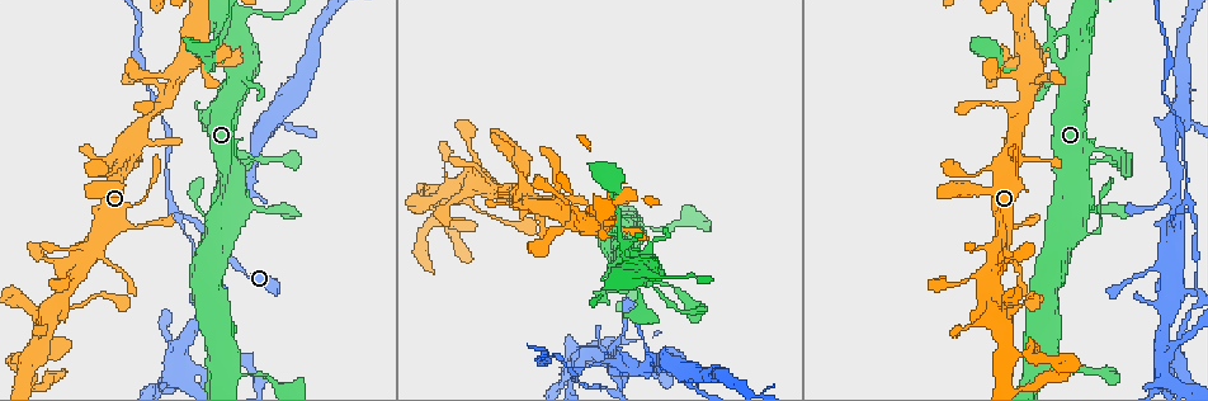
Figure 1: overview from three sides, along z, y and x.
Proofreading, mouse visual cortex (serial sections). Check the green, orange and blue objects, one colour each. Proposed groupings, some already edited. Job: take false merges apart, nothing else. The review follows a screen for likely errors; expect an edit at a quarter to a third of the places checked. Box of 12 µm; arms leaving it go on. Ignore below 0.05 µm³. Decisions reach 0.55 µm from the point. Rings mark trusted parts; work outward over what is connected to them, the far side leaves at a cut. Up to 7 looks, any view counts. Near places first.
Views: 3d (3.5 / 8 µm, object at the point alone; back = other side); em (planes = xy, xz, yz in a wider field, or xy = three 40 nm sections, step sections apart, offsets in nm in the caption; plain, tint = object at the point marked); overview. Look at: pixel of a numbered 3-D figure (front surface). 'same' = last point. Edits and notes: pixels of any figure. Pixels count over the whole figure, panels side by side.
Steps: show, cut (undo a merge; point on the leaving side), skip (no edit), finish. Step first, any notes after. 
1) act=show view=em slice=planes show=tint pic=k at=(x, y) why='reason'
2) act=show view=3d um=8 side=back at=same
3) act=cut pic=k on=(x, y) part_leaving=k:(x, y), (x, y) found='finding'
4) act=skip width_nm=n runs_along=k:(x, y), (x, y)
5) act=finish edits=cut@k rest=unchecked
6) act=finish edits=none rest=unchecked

act=show view=3d um=8 pic=1 at=(627, 360) why='thin arm on a thick one'

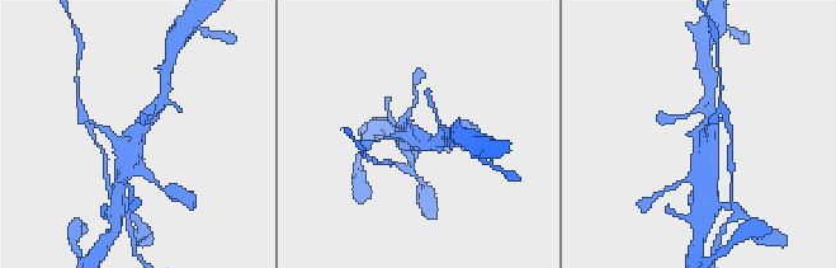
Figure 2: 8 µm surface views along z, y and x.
act=show view=em slice=xy step=1 show=tint pic=2 at=(132, 136) why='now the EM'

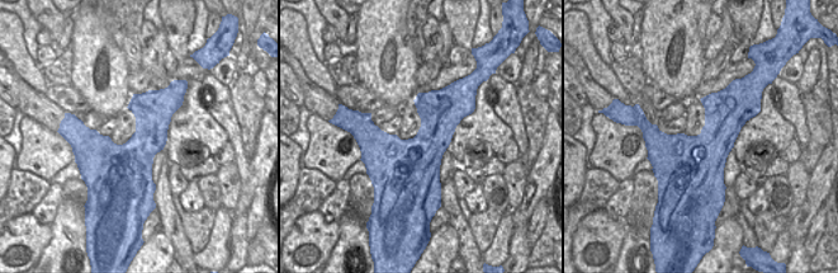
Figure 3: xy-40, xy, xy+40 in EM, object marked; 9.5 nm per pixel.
act=cut pic=2 on=(89, 123) part_leaving=2:(109, 132), (84, 121), (78, 100) found='two cells meet here'

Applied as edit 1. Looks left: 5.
act=show view=overview

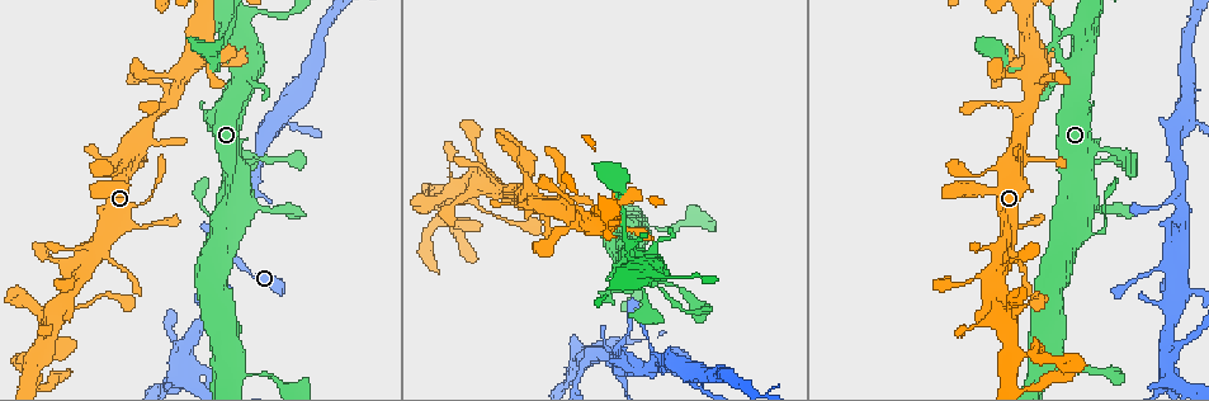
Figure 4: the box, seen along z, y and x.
act=show view=3d um=3.5 side=back pic=4 at=(1179, 289) why='branch point'

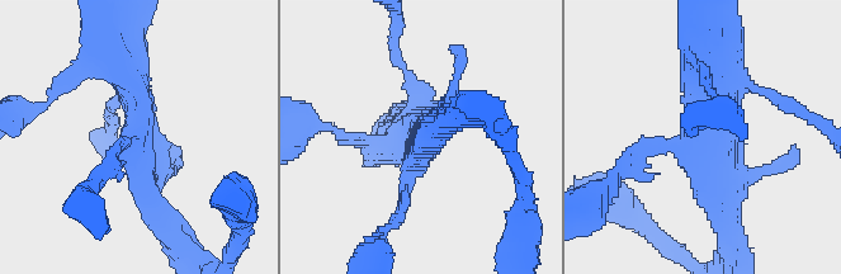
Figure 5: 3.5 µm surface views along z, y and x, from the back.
act=show view=em slice=planes show=tint pic=5 at=(137, 143) why='now the EM'

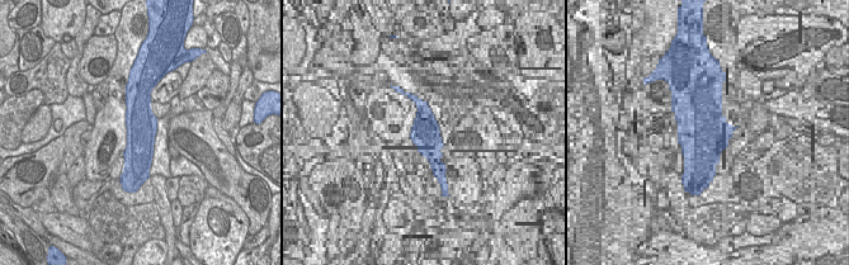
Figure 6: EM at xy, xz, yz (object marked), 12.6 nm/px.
act=show view=em slice=xy step=1 show=tint at=same

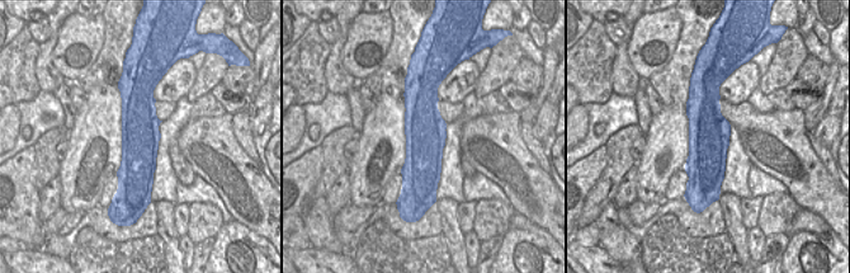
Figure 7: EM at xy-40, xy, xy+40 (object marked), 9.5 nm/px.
act=skip width_nm=380 runs_along=5:(105, 61), (132, 84), (160, 217) found='continuous, no second cell'

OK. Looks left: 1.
act=finish edits=cut@2 rest=unchecked

